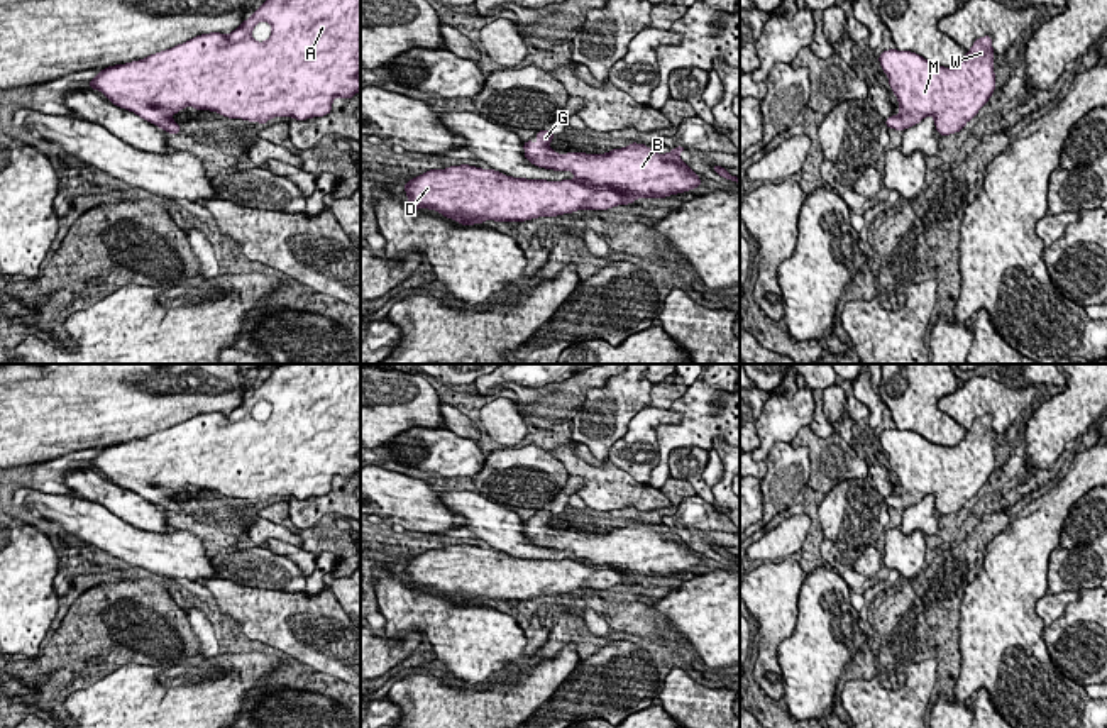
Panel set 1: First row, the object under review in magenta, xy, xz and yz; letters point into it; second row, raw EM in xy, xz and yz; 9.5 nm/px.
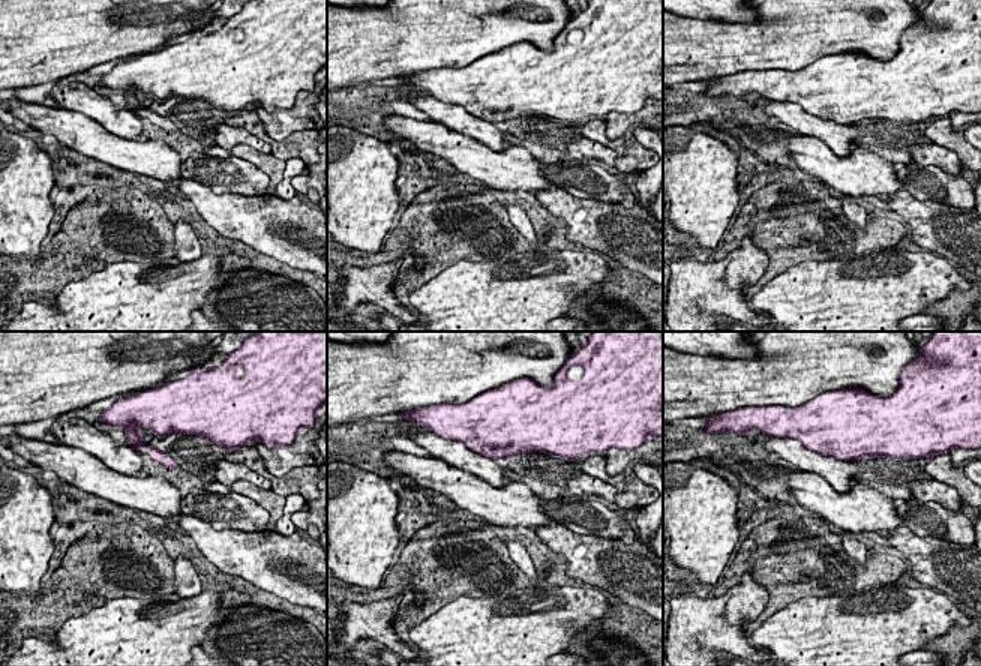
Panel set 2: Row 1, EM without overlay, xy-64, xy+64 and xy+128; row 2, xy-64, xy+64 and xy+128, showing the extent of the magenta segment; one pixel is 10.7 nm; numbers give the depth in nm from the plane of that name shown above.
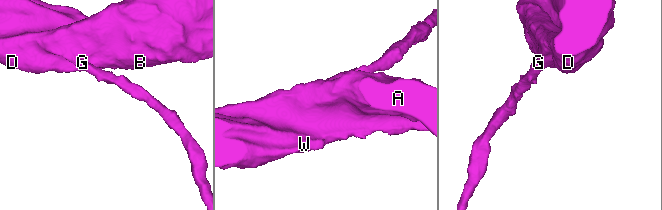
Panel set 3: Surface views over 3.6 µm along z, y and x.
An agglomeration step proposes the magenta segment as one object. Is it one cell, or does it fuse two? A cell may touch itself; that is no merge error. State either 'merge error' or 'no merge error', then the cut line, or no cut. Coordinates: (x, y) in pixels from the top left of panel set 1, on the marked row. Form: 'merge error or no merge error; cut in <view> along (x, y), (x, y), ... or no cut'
no merge error; no cut

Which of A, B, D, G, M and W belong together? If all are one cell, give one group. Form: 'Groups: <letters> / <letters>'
Groups: A B D G M W

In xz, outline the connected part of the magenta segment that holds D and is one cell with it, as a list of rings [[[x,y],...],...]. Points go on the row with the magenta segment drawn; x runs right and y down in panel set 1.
[[[540,130],[537,139],[538,146],[531,139],[523,144],[528,163],[555,171],[570,169],[576,181],[525,179],[467,164],[450,166],[406,181],[408,207],[437,210],[462,225],[484,220],[525,222],[582,208],[608,210],[633,203],[638,196],[665,198],[702,183],[677,156],[687,151],[682,146],[657,154],[645,144],[631,142],[606,154],[560,156],[548,146],[555,139],[552,132]]]

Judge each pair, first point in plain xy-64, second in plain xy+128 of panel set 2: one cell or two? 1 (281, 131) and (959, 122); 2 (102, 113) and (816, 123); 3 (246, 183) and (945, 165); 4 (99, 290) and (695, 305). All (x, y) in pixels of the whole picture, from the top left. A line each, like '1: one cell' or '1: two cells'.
1: one cell
2: one cell
3: two cells
4: two cells

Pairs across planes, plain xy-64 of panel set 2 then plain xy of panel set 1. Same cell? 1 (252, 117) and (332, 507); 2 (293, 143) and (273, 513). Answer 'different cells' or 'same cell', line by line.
1: different cells
2: same cell

